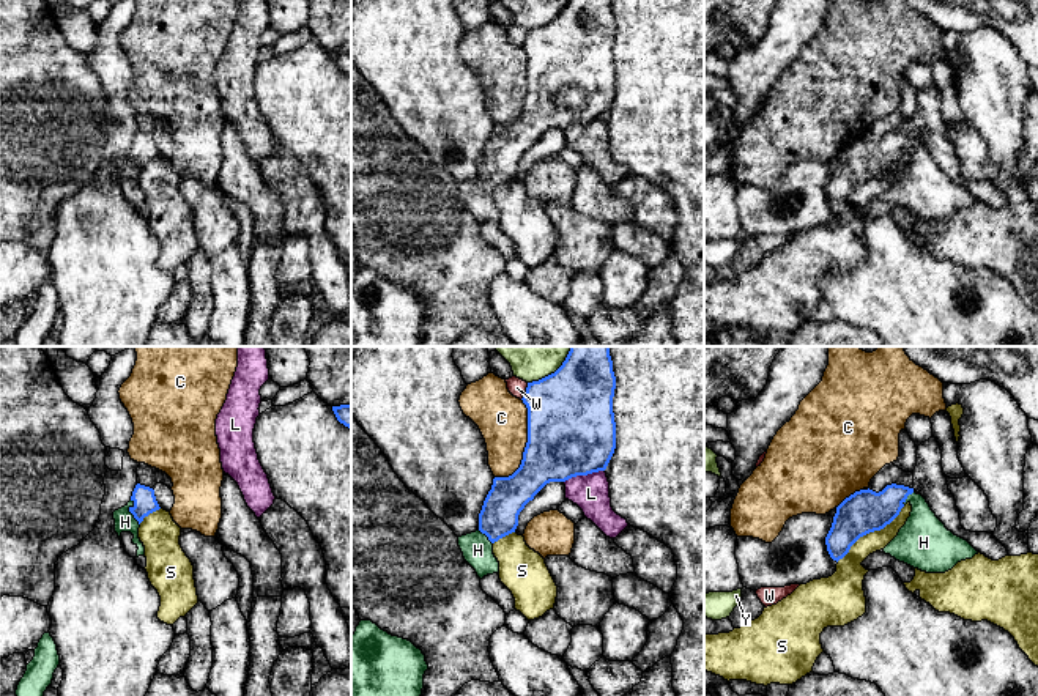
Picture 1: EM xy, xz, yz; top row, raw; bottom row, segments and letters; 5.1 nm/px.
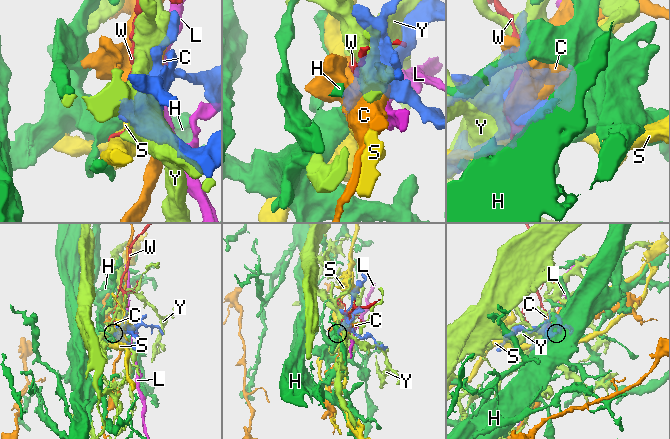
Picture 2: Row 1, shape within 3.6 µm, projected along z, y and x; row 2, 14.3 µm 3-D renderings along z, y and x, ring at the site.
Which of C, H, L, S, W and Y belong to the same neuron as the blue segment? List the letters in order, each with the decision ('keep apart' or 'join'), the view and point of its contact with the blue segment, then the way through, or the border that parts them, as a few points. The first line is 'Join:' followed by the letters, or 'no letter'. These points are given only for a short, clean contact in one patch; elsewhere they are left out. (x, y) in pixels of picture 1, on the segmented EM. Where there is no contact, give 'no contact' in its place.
Join: H
C: keep apart | xz (526, 444)
H: join | xy (129, 510) | across xy (144, 498), (129, 510), (125, 522)
L: keep apart | xz (583, 474)
S: keep apart | yz (870, 531)
W: keep apart | xz (526, 391)
Y: keep apart | xz (555, 372)

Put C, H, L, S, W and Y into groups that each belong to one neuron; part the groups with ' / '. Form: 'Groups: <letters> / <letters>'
Groups: C / H / L / S / W / Y

